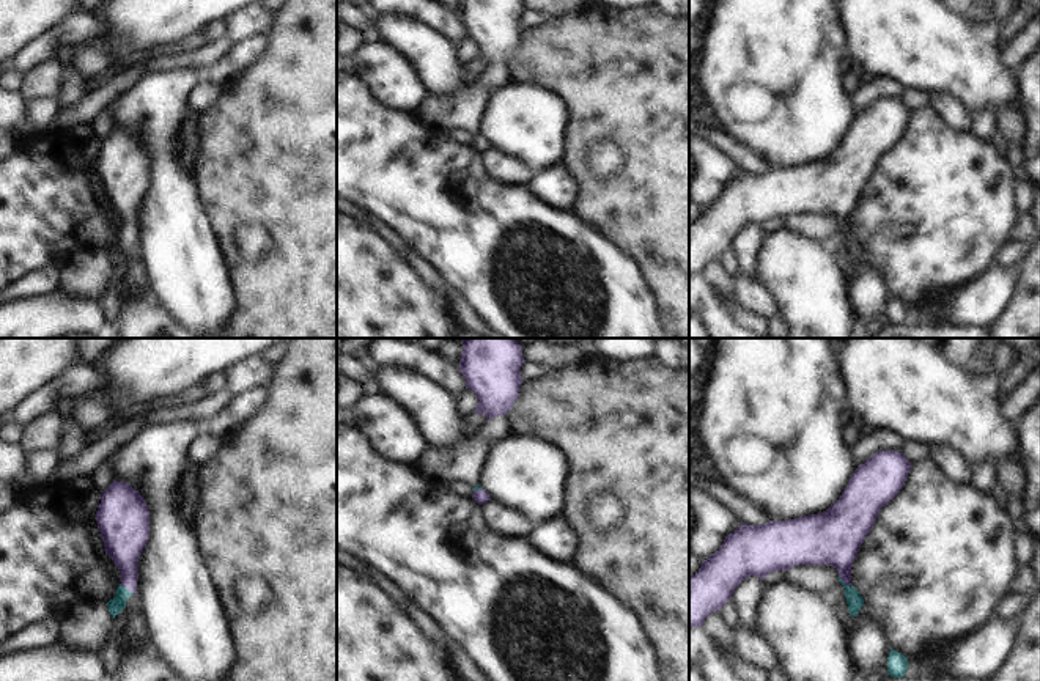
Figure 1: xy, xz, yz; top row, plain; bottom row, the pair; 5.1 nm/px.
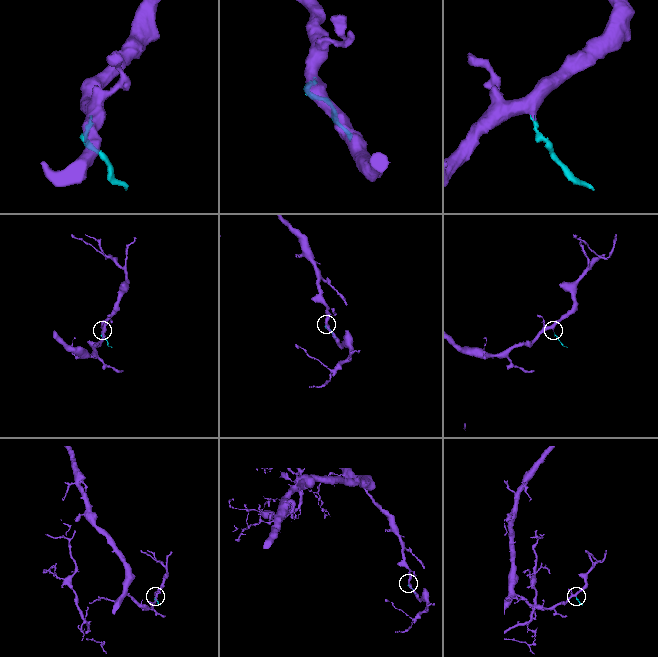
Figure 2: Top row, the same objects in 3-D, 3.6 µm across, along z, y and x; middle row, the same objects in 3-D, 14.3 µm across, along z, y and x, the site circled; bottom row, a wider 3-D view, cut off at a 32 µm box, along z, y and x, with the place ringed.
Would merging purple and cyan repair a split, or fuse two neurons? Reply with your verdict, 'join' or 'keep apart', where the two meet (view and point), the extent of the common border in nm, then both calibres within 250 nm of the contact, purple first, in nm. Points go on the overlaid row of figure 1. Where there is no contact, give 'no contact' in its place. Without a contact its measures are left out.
join; meets purple in yz at (844, 582); contact 90 nm long; 280 nm thick on the purple side, 90 nm on the other

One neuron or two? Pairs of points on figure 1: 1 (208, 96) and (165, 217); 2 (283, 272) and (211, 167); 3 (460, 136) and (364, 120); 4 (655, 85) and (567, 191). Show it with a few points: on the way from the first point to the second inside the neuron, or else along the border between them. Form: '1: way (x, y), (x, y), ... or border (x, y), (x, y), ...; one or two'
1: border (202, 77), (189, 95), (191, 110); two
2: way (283, 244), (283, 231), (239, 187); one
3: border (446, 134), (458, 143), (471, 145); two
4: border (560, 162), (578, 187), (578, 198), (571, 208); two

